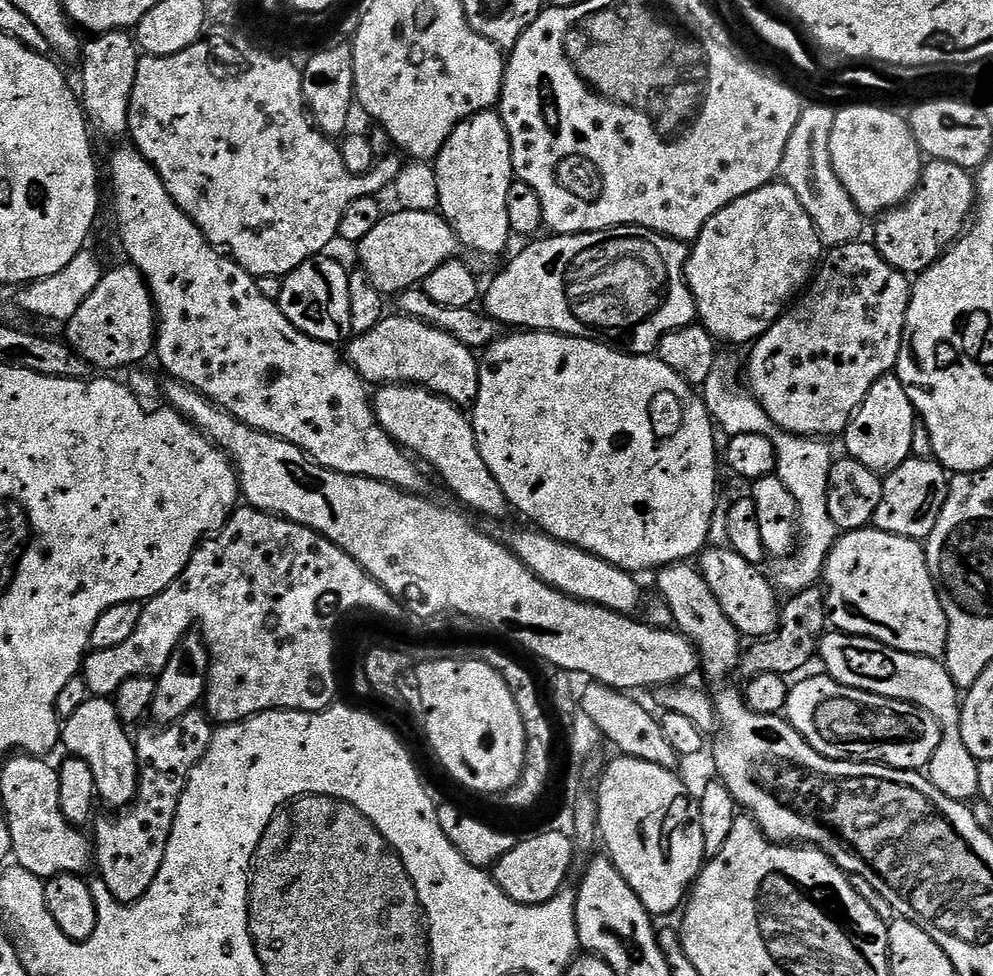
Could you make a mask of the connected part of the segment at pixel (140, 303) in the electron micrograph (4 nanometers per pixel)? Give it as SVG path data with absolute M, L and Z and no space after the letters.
M124 262L121 268L112 268L103 273L94 289L81 306L77 313L66 321L68 336L66 343L78 355L92 365L93 369L100 368L124 368L131 369L133 366L140 366L145 363L147 356L153 355L156 346L156 303L152 300L152 295L148 289L148 284L144 276L137 268L132 267L131 263Z

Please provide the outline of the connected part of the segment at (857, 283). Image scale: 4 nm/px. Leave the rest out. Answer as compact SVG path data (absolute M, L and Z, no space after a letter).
M855 242L827 249L826 255L821 259L818 271L815 273L807 291L776 319L774 326L770 326L770 330L766 330L766 334L759 336L751 345L750 351L752 353L748 356L748 364L746 360L746 382L748 378L746 388L750 395L762 406L762 410L766 410L766 414L779 431L789 432L795 436L810 436L813 438L839 437L848 429L848 423L851 422L854 413L862 406L866 394L870 394L870 386L874 386L874 382L878 382L878 378L889 375L896 367L900 347L904 341L904 327L906 326L906 314L912 297L912 284L905 273L899 272L894 266L890 266L890 262L886 262L882 258L882 254L876 249L875 243L862 243Z

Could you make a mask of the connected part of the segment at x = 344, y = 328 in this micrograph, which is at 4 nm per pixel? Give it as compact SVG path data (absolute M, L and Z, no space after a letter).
M328 254L302 262L302 266L289 272L283 277L284 285L278 301L288 321L298 331L305 332L310 338L320 340L323 344L343 345L353 335L348 273L347 267L343 268L338 261L331 260Z

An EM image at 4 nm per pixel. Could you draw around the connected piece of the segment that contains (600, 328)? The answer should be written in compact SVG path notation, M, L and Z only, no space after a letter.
M636 224L607 228L605 232L579 232L573 236L552 234L549 237L549 240L536 238L525 243L528 245L489 282L488 288L486 284L482 308L499 324L516 324L512 326L520 330L599 340L601 344L615 346L633 356L650 356L666 334L690 326L697 319L696 299L684 276L689 249L681 241L670 240Z

